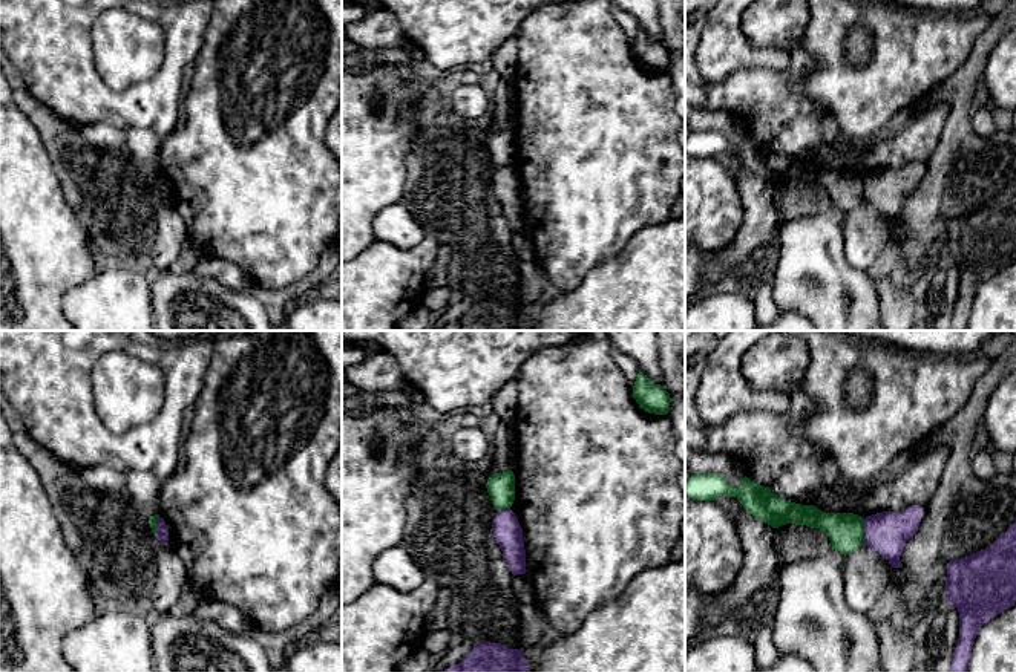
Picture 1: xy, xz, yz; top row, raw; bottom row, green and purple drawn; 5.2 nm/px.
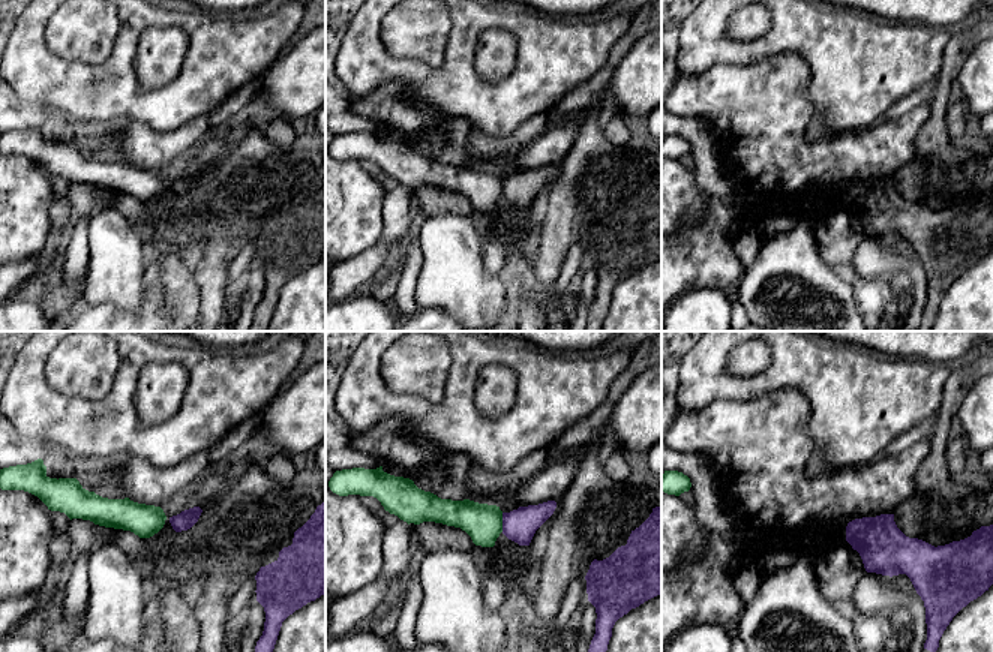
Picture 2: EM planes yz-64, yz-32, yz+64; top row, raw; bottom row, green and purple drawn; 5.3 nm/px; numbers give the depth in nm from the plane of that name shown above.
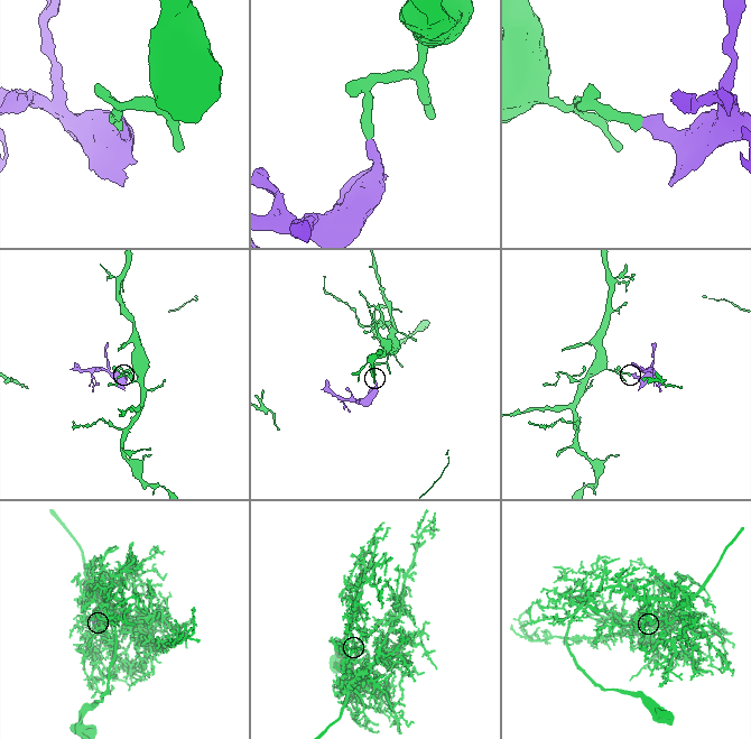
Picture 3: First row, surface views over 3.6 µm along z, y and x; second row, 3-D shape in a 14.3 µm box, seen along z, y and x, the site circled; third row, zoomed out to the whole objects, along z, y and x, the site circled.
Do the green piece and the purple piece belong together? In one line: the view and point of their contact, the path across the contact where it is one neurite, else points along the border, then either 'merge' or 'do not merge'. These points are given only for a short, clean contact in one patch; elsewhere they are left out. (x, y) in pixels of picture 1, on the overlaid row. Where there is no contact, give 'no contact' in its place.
yz (863, 531) | along yz (863, 519), (865, 544) | do not merge

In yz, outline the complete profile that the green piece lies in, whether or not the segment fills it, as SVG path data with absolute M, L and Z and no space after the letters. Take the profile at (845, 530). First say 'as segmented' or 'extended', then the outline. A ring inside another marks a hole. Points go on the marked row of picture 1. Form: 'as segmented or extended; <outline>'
as segmented; M717 473L691 475L685 493L697 501L719 496L737 497L743 508L760 522L778 528L786 524L820 528L831 540L832 550L849 556L864 545L864 519L854 513L826 513L814 505L801 505L778 497L771 488L743 478L734 488Z

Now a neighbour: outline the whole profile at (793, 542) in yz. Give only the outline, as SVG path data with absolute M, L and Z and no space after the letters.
M795 524L775 528L775 546L785 563L832 551L829 537L820 528Z

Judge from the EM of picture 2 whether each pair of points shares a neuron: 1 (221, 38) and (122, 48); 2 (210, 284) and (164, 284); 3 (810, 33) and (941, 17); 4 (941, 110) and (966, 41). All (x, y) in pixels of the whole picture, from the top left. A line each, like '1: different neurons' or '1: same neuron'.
1: same neuron
2: different neurons
3: different neurons
4: same neuron

